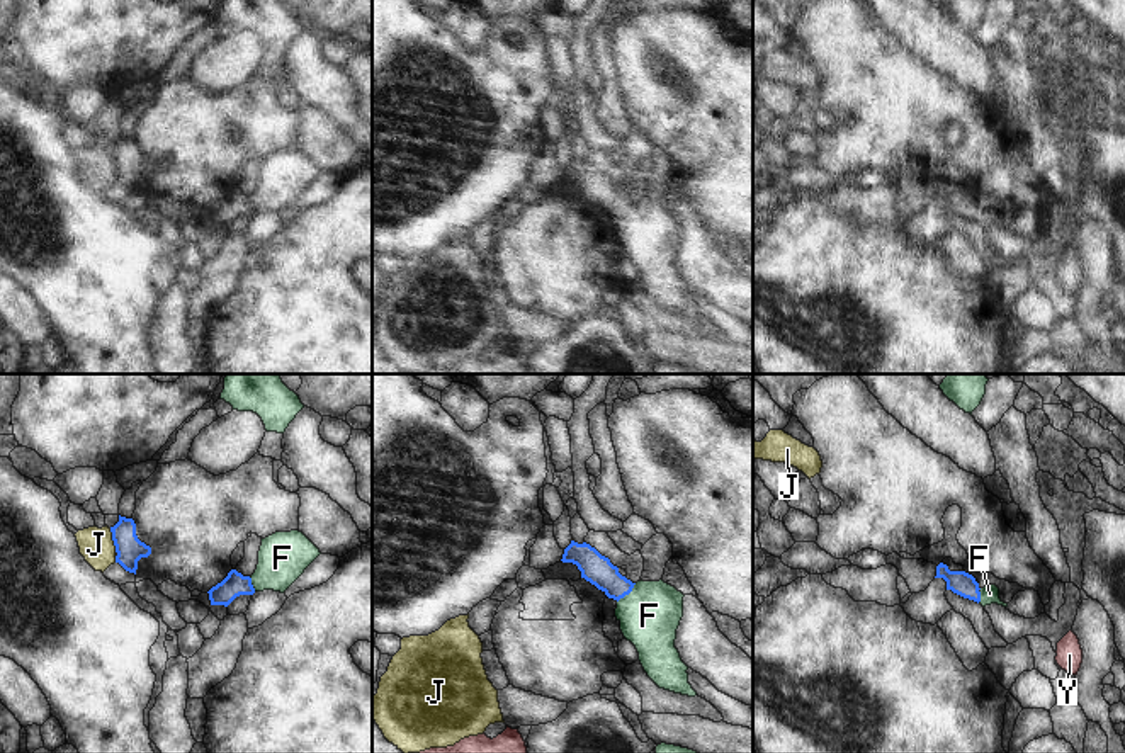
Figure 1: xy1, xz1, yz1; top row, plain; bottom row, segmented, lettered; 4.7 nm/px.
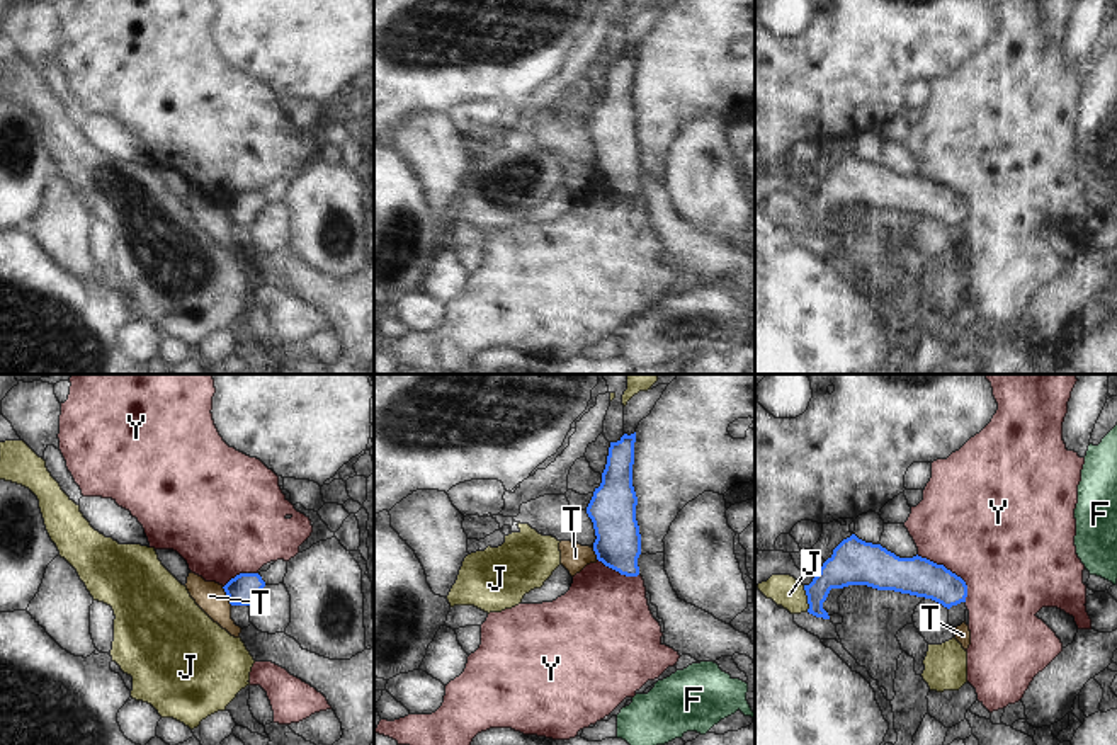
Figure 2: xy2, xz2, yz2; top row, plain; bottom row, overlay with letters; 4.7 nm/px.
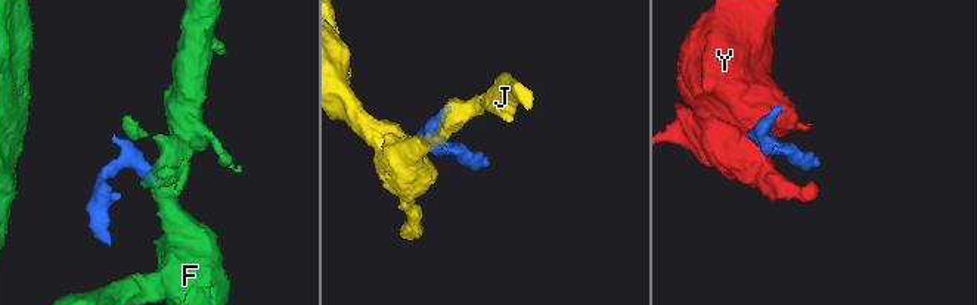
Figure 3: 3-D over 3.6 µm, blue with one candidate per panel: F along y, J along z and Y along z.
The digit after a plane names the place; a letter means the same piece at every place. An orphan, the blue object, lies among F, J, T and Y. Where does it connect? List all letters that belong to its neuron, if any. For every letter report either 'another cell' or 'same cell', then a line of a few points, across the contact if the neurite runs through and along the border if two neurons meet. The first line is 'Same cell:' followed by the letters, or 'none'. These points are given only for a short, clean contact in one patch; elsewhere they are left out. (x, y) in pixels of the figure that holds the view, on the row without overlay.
Same cell: F
F: same cell; line xz1 (595, 187), (627, 213), (650, 235)
J: another cell; line yz2 (803, 204), (808, 215), (808, 230)
T: another cell; line xy2 (221, 206), (232, 223)
Y: another cell; line yz2 (917, 174), (942, 182), (954, 191), (966, 204), (966, 220)

